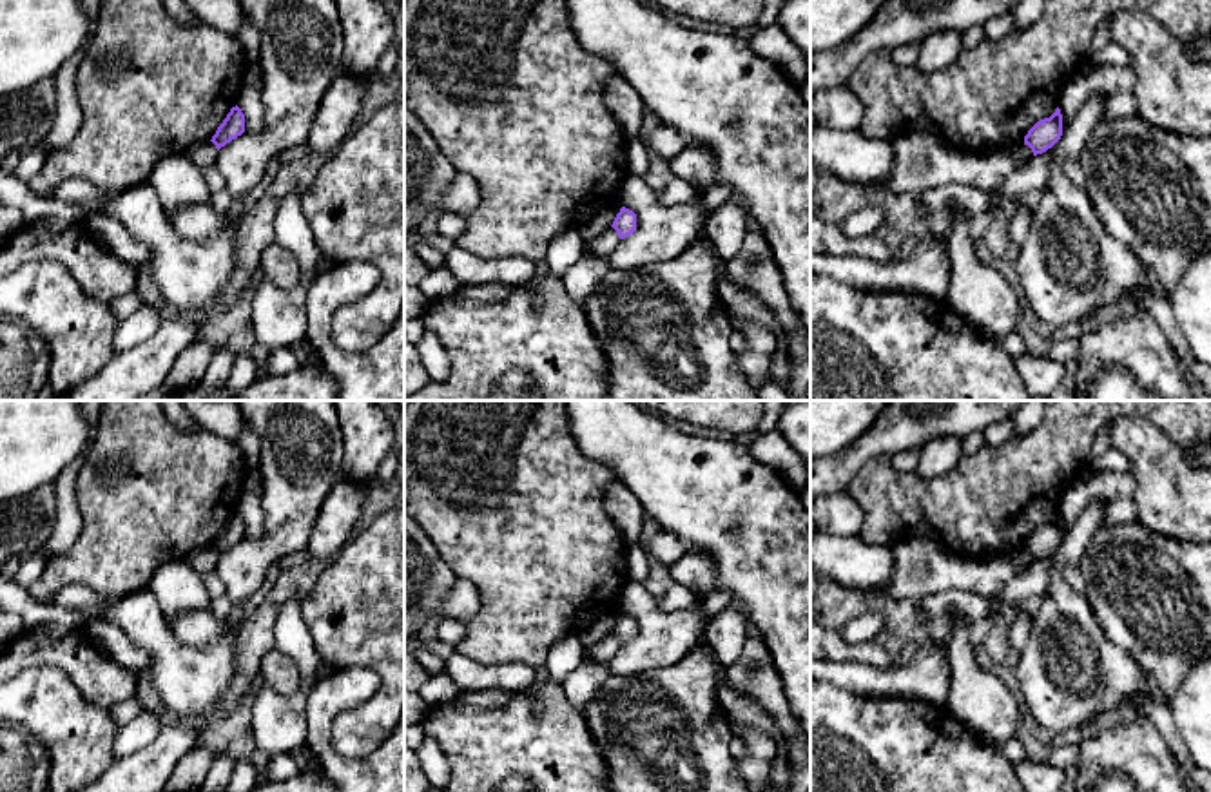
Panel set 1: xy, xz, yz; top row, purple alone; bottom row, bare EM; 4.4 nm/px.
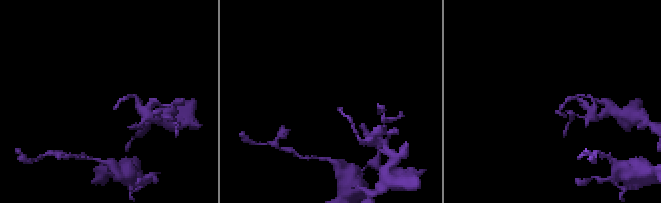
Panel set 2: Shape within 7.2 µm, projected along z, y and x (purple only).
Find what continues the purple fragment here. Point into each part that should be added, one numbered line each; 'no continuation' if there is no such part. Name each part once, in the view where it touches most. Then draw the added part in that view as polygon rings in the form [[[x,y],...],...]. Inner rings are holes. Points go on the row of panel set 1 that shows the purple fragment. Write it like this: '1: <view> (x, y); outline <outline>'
no continuation

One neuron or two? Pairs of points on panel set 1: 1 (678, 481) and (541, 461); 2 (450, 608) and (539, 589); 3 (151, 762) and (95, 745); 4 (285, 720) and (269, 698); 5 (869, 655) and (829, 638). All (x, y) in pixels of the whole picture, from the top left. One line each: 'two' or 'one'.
1: two
2: two
3: two
4: one
5: one

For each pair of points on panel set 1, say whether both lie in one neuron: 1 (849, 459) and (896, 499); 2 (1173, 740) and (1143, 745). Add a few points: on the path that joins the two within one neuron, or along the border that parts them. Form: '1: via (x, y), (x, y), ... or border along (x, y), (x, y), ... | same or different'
1: border along (889, 455), (871, 459), (847, 490) | different
2: border along (1135, 713), (1157, 731), (1182, 772) | different

